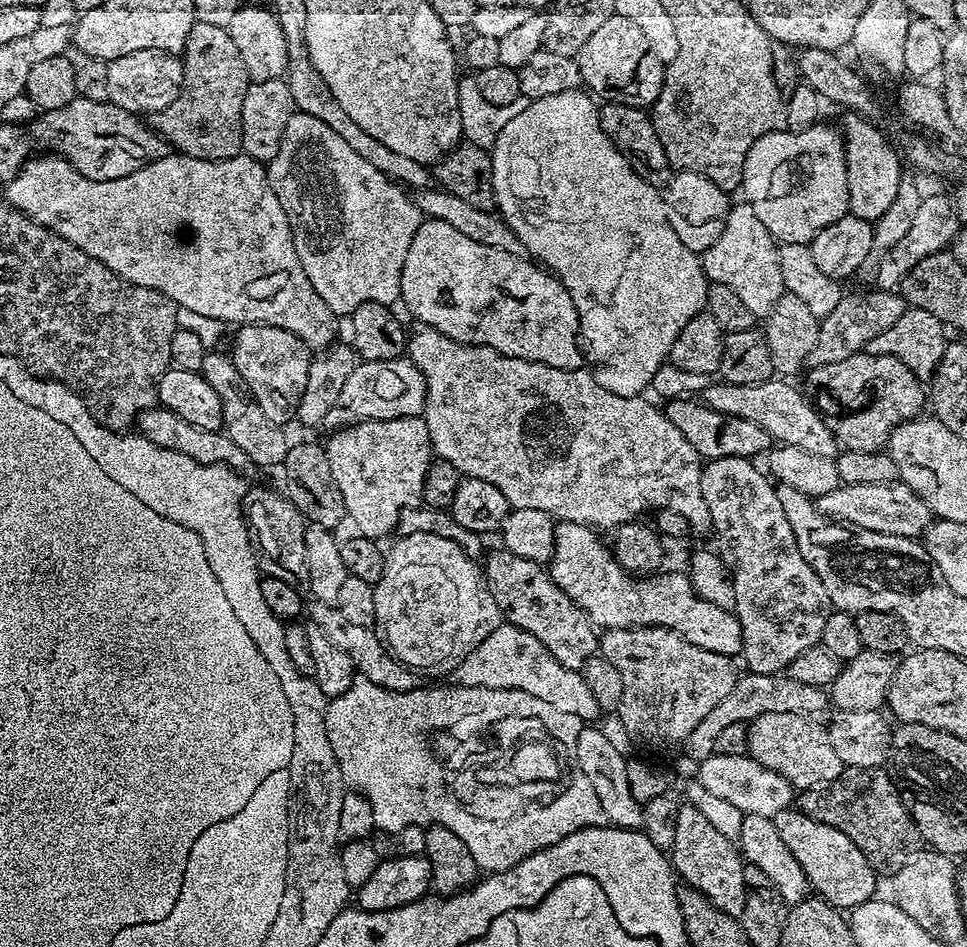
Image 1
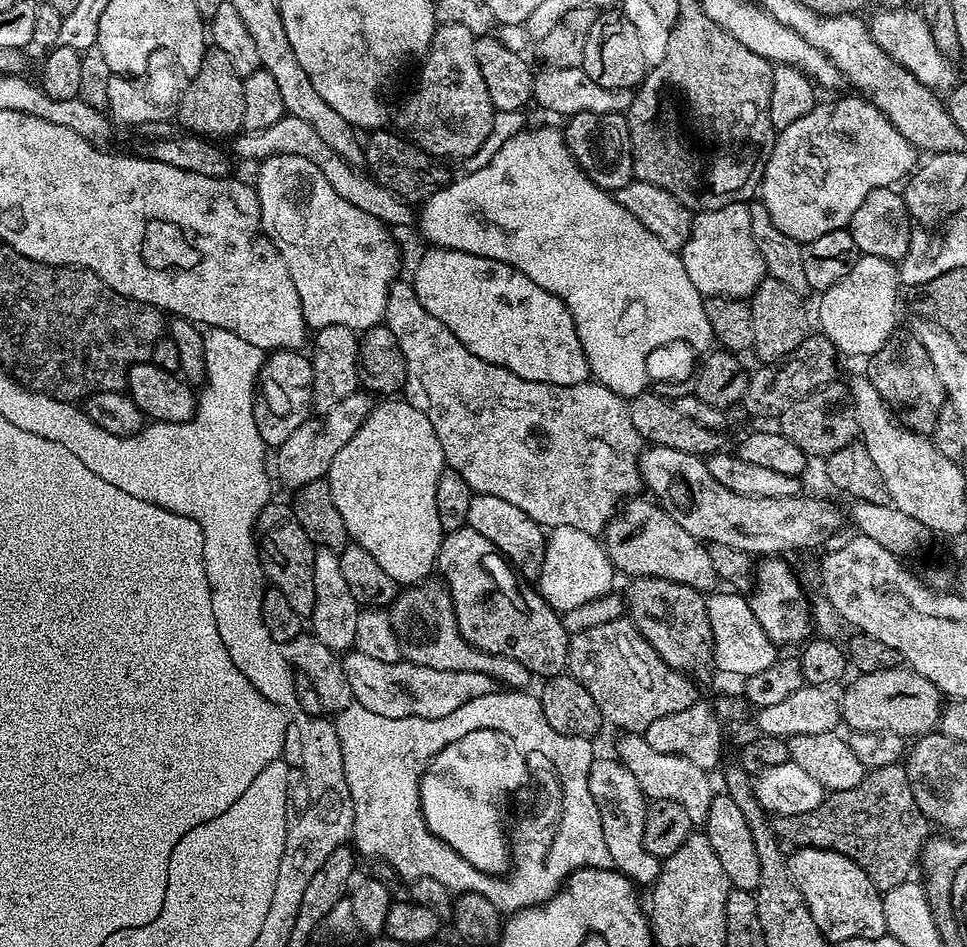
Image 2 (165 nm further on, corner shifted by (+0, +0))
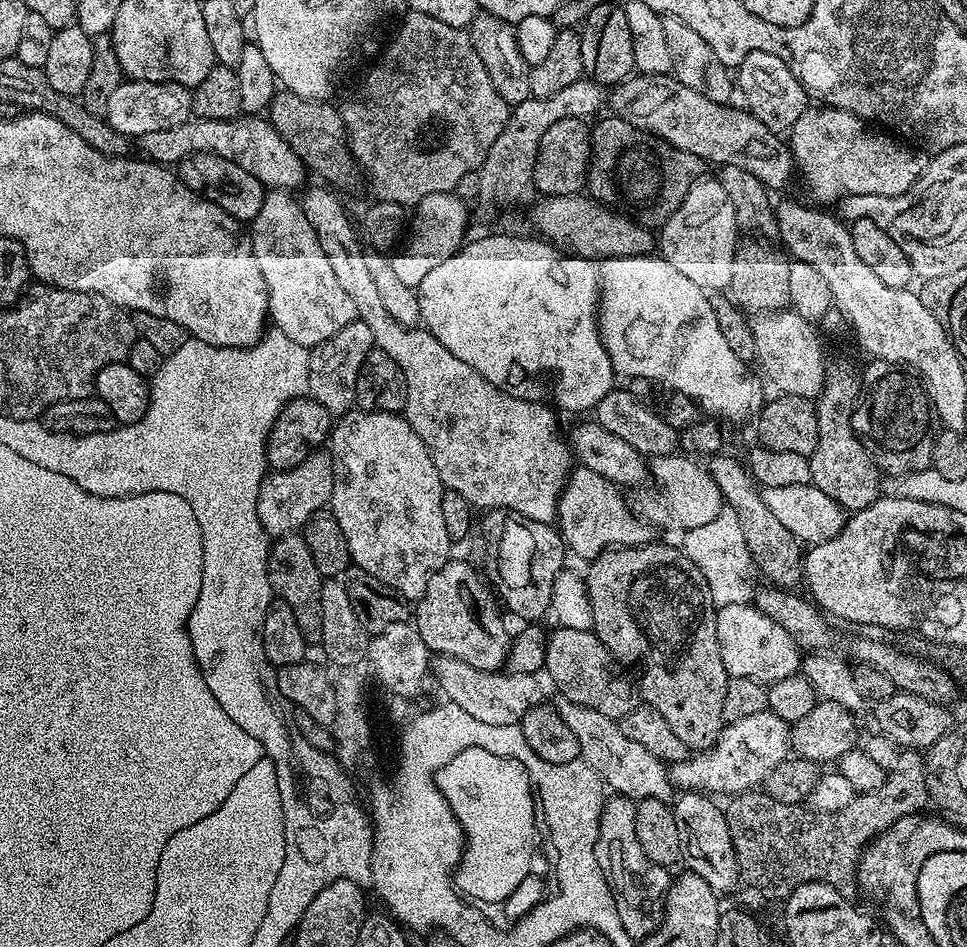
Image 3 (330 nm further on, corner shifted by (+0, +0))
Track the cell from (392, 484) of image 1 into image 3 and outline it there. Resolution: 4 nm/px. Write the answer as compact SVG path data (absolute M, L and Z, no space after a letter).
M353 410L344 413L332 425L330 455L334 470L334 490L330 511L338 518L342 534L350 546L352 563L394 586L409 602L415 602L426 594L430 578L447 564L448 551L454 548L453 540L446 534L446 522L442 519L442 498L446 491L438 478L434 458L418 434L399 412L361 412Z

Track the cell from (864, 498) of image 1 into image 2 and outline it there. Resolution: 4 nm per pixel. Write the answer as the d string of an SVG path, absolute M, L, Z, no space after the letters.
M648 446L640 453L640 478L645 489L649 488L651 499L660 507L665 508L686 530L686 534L694 534L694 538L701 542L721 543L723 546L732 546L736 550L744 551L756 558L767 558L788 554L784 552L796 552L799 548L816 548L824 544L840 527L844 520L824 500L815 500L812 496L801 494L787 496L786 498L754 498L734 494L732 490L726 490L714 478L708 470L708 465L703 459L694 454L682 454L682 450L670 450L659 446Z

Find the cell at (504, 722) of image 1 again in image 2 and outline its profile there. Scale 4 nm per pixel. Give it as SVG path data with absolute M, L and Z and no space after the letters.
M497 690L486 694L482 698L474 698L470 702L466 702L466 706L458 706L458 710L454 710L454 714L446 714L446 718L434 718L427 720L426 718L382 718L382 714L374 714L374 710L366 710L353 702L349 708L335 713L334 723L336 725L336 737L340 743L340 765L344 767L344 777L346 778L346 786L350 790L350 798L352 799L352 835L354 848L361 857L372 857L380 859L390 869L393 868L400 876L405 876L405 881L411 882L418 878L436 878L446 886L452 894L461 894L473 892L474 895L482 895L488 898L490 902L497 907L501 914L511 914L521 912L523 908L533 908L535 904L545 904L556 891L559 886L556 880L544 876L544 868L538 866L538 858L530 860L528 856L528 864L520 866L520 870L514 872L516 868L516 828L518 828L518 838L520 838L520 814L524 804L522 804L522 784L526 782L526 776L530 774L540 774L540 780L544 780L544 770L548 770L550 780L554 780L556 784L552 784L554 796L562 796L560 800L564 802L564 814L550 814L550 812L534 812L534 816L562 816L562 826L560 826L560 842L554 848L554 854L550 856L556 874L560 874L563 880L567 880L572 873L579 868L607 868L612 863L610 858L610 850L606 850L606 838L602 834L602 818L598 818L598 806L594 806L594 798L590 798L590 786L588 779L590 778L590 766L594 759L592 753L593 741L586 736L567 736L561 732L556 732L554 726L550 726L550 722L546 722L546 714L542 712L539 695L533 694L528 690Z

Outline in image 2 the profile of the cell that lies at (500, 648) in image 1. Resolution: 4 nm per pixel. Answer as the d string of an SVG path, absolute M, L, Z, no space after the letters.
M349 650L343 653L342 659L353 701L366 710L374 710L374 714L382 714L382 718L446 718L446 714L454 714L458 706L466 706L466 702L482 698L498 688L497 681L481 672L434 670L408 658L381 662L378 658L370 658L370 654Z

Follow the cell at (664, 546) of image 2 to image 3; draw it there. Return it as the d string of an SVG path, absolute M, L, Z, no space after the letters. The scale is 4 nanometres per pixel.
M580 466L571 473L565 487L560 505L556 508L558 531L566 545L567 551L581 556L584 562L591 562L610 548L633 548L639 544L653 543L654 531L651 523L639 520L628 509L619 487L607 480L602 474Z

